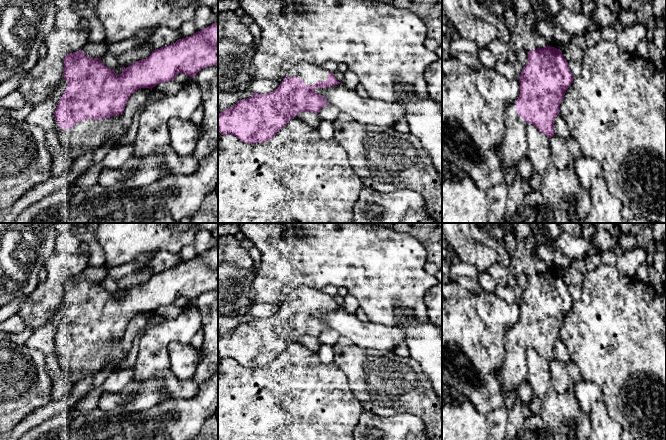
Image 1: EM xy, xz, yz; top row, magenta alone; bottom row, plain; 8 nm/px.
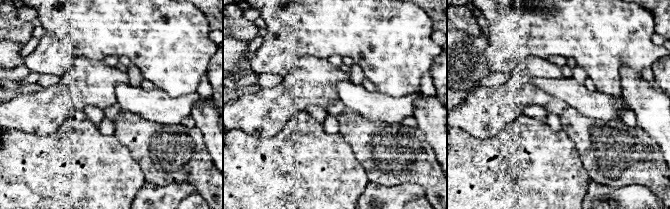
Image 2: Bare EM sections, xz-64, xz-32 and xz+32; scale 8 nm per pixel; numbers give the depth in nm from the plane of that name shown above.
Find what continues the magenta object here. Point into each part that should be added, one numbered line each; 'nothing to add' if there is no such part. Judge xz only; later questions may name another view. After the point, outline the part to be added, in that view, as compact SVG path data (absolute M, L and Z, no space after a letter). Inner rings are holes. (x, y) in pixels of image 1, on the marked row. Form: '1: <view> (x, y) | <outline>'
1: xz (309, 73) | M300 62L287 73L288 77L299 77L306 85L315 85L317 81L326 81L328 71L319 65Z

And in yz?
1: yz (514, 147) | M515 102L507 108L505 120L506 128L503 142L499 147L499 156L506 171L527 156L526 126L528 123L517 114Z

